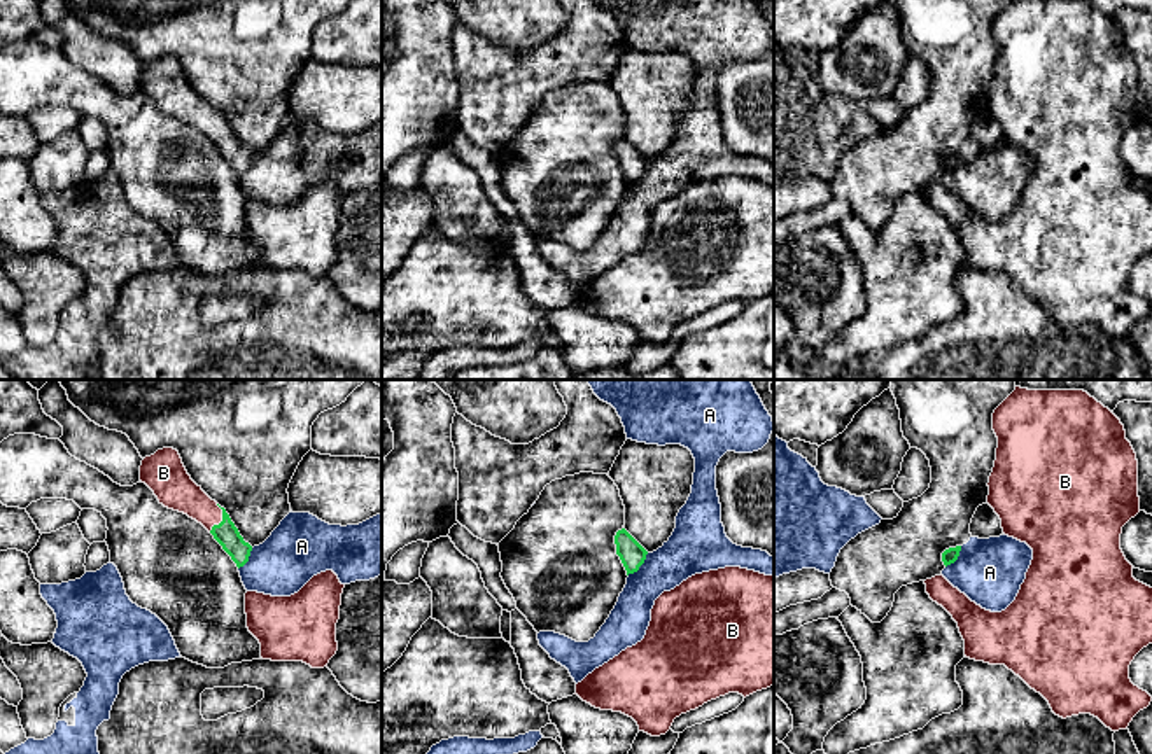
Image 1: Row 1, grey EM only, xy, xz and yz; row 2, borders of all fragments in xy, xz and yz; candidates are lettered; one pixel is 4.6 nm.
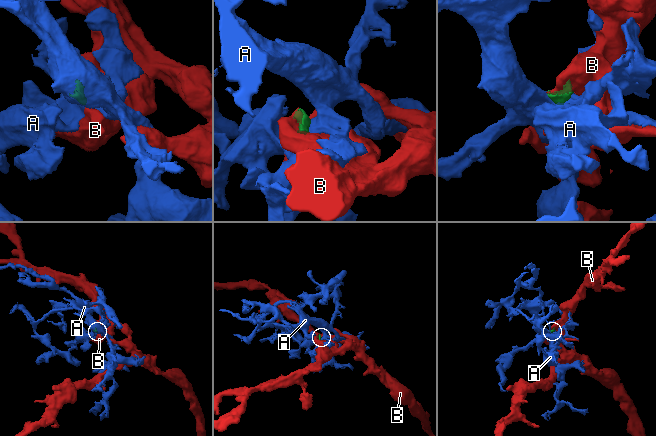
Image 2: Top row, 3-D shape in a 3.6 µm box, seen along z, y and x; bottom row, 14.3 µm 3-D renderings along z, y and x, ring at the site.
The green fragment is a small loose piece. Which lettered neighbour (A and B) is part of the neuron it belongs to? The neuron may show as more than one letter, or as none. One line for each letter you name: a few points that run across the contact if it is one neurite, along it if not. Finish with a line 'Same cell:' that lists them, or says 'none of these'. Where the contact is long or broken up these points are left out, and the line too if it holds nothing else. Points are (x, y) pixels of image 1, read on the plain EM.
Same cell: B

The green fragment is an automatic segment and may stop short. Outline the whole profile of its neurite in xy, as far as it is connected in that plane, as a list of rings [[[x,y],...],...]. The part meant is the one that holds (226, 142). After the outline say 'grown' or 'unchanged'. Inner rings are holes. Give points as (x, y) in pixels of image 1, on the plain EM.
[[[163,56],[145,65],[140,89],[154,100],[159,112],[201,131],[238,177],[249,170],[252,154],[243,149],[226,117],[191,87],[177,58]]]; grown

